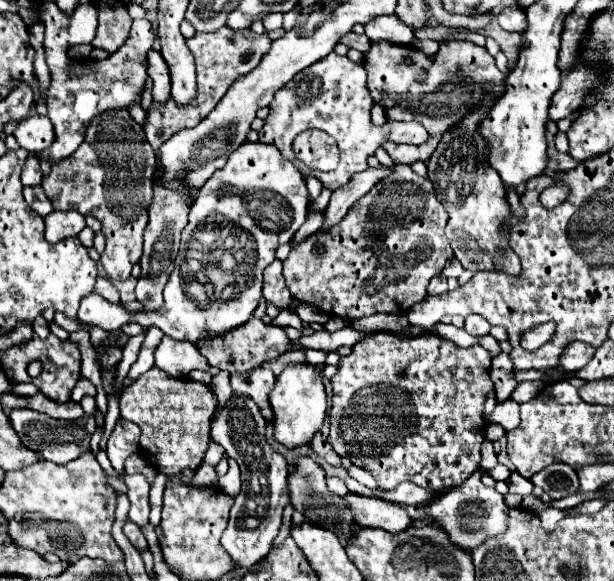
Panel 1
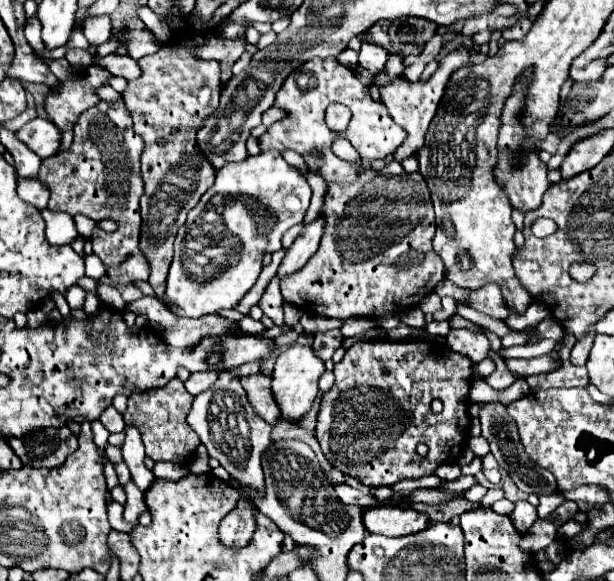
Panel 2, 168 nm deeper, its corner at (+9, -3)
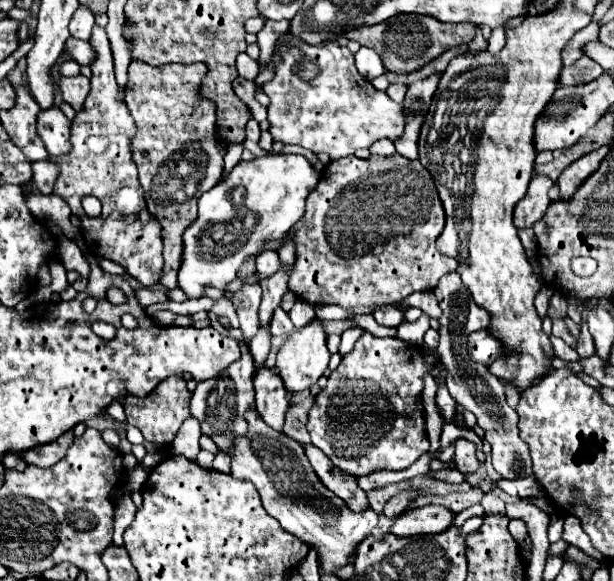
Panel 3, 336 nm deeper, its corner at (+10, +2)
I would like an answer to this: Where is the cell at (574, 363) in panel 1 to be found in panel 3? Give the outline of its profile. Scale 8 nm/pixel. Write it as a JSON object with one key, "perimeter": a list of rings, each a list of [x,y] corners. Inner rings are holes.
{"perimeter":[[[585,316],[580,326],[580,334],[578,336],[578,344],[576,344],[576,352],[580,358],[588,358],[594,354],[594,340],[590,336]]]}

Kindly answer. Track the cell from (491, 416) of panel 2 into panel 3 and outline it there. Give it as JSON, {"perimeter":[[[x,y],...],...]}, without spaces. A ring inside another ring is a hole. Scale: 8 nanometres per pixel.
{"perimeter":[[[456,272],[446,274],[438,286],[434,288],[434,294],[440,302],[442,308],[442,330],[440,330],[440,344],[438,344],[438,354],[442,364],[448,370],[448,378],[446,378],[446,386],[450,396],[458,402],[460,408],[470,410],[476,420],[478,426],[484,428],[484,440],[490,442],[492,446],[492,464],[494,470],[508,480],[514,478],[524,478],[524,476],[532,476],[532,462],[530,462],[530,450],[526,448],[526,442],[522,442],[520,434],[518,434],[518,414],[514,408],[508,406],[506,396],[504,396],[504,388],[498,382],[496,376],[492,376],[486,366],[476,364],[470,360],[468,350],[466,350],[466,336],[474,330],[486,328],[490,324],[490,312],[482,310],[472,298],[470,298],[470,290],[464,286],[464,282],[458,278]]]}

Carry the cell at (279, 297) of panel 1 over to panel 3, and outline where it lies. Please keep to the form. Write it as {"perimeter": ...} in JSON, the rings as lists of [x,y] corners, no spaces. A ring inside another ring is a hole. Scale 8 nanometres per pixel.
{"perimeter":[[[282,308],[274,310],[274,318],[272,318],[272,322],[270,322],[272,336],[286,336],[286,334],[292,332],[292,328],[294,328],[294,324],[292,324],[290,316],[288,316]]]}

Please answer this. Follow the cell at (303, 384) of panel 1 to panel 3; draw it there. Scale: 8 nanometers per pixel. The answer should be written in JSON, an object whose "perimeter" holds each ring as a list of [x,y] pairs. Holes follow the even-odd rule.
{"perimeter":[[[310,322],[308,326],[296,330],[282,344],[282,348],[278,350],[278,356],[276,356],[276,370],[278,370],[280,378],[284,380],[286,390],[296,394],[296,392],[302,392],[304,388],[310,388],[318,382],[318,378],[328,368],[328,360],[330,360],[330,352],[326,348],[326,334],[318,322]]]}

